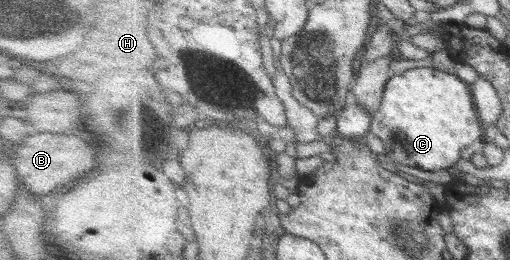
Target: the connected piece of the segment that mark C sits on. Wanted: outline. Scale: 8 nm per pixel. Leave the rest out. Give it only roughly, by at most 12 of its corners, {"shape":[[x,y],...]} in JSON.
{"shape":[[392,77],[370,132],[396,162],[447,170],[484,142],[471,84]]}

